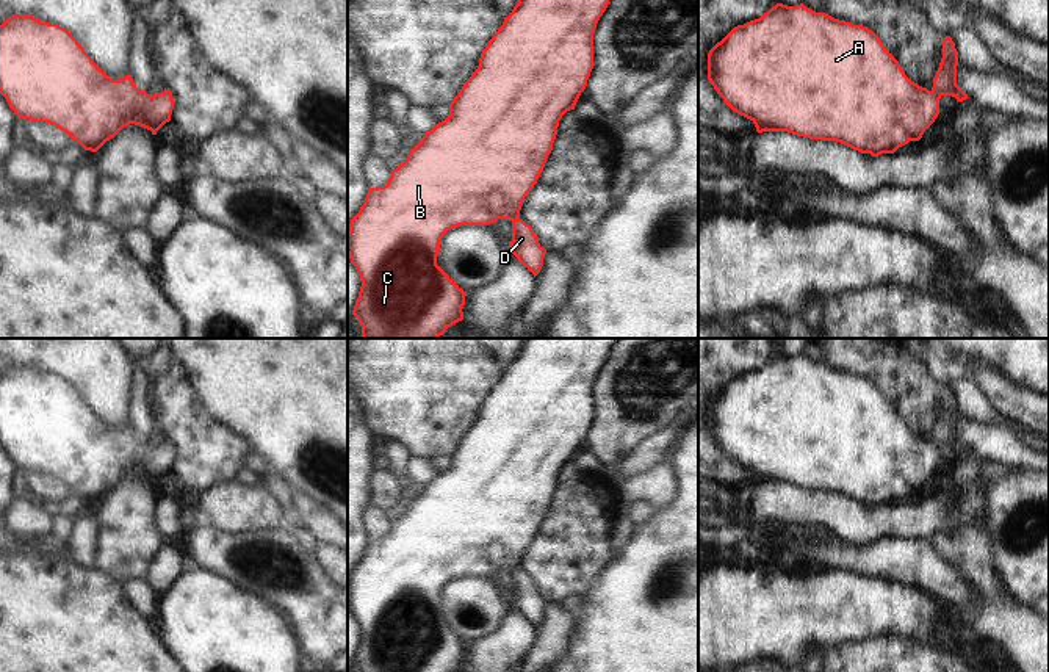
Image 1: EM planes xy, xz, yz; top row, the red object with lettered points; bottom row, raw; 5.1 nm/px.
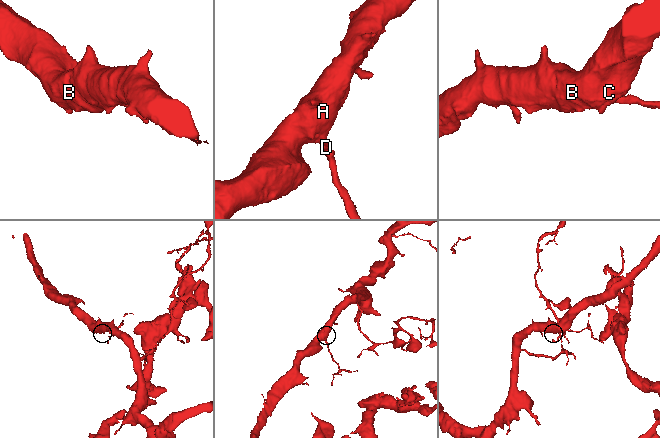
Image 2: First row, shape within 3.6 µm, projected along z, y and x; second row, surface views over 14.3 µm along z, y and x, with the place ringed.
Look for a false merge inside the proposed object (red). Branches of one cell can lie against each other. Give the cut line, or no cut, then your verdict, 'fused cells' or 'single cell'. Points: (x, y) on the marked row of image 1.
cut none; single cell

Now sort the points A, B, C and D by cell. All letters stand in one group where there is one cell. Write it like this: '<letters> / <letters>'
A B C D

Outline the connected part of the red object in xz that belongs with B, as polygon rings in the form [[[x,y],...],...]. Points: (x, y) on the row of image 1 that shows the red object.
[[[518,0],[512,13],[504,19],[503,25],[482,50],[478,69],[471,74],[459,94],[449,103],[449,116],[438,122],[432,130],[424,133],[421,141],[413,149],[410,149],[406,161],[391,171],[391,175],[384,186],[368,188],[365,202],[359,213],[351,219],[348,232],[348,255],[362,280],[352,315],[362,326],[363,338],[438,338],[446,332],[448,327],[463,320],[462,309],[465,305],[467,291],[463,291],[437,265],[440,241],[445,233],[454,227],[487,226],[496,222],[498,219],[509,219],[512,222],[512,241],[509,243],[512,254],[524,268],[534,274],[534,277],[540,273],[546,249],[540,246],[532,227],[518,218],[520,210],[524,197],[537,183],[545,168],[546,158],[553,150],[559,121],[567,111],[575,110],[581,92],[587,86],[587,80],[593,69],[593,33],[607,5],[609,0]]]

